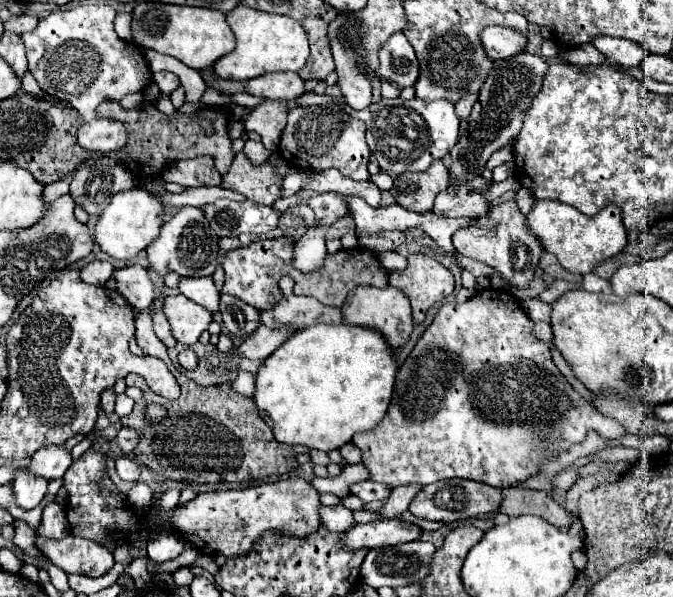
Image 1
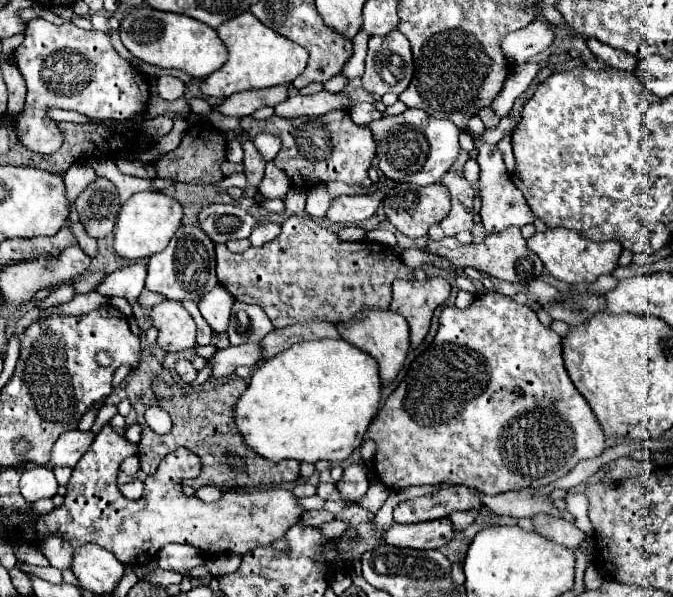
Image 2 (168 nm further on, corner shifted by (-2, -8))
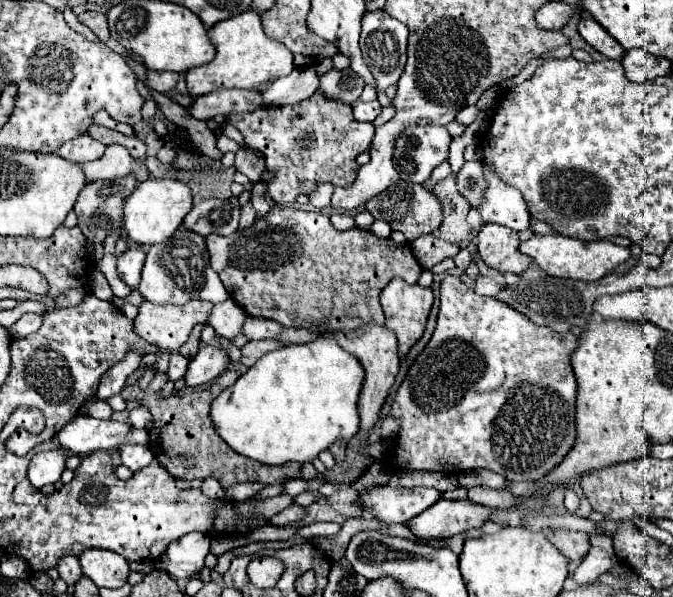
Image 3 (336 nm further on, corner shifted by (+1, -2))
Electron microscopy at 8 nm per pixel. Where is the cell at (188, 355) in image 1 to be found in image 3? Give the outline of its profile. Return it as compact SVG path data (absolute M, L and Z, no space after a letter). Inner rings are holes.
M171 353L171 357L169 357L169 369L167 369L167 377L171 379L171 381L177 381L177 379L181 379L183 375L185 375L185 371L187 371L187 359L181 355L181 353Z

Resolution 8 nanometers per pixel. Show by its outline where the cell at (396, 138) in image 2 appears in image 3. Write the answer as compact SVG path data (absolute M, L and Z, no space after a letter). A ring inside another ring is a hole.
M407 127L397 139L393 167L407 183L423 183L449 155L451 135L445 127Z

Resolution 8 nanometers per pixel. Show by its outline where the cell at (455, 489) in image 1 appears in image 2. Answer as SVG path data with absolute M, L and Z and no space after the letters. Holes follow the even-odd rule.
M450 485L442 487L436 493L416 497L412 501L402 501L394 509L394 523L422 523L450 517L454 511L470 511L482 509L480 491L464 487L464 485Z

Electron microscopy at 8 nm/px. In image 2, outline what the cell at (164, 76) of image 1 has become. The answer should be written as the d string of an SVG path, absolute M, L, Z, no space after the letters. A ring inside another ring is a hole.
M168 75L158 77L158 79L156 79L156 87L158 87L158 95L164 97L164 99L168 99L168 101L180 99L180 97L184 95L184 89L186 89L180 79L168 77Z

